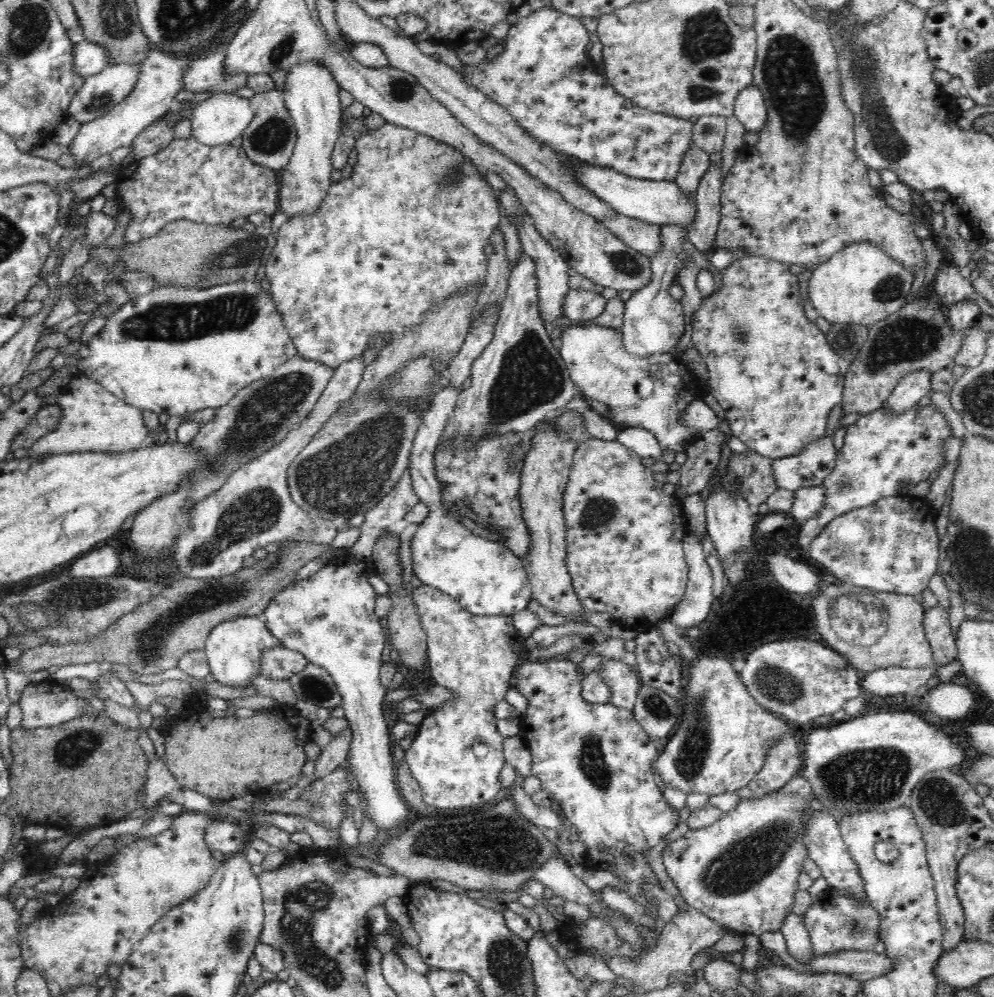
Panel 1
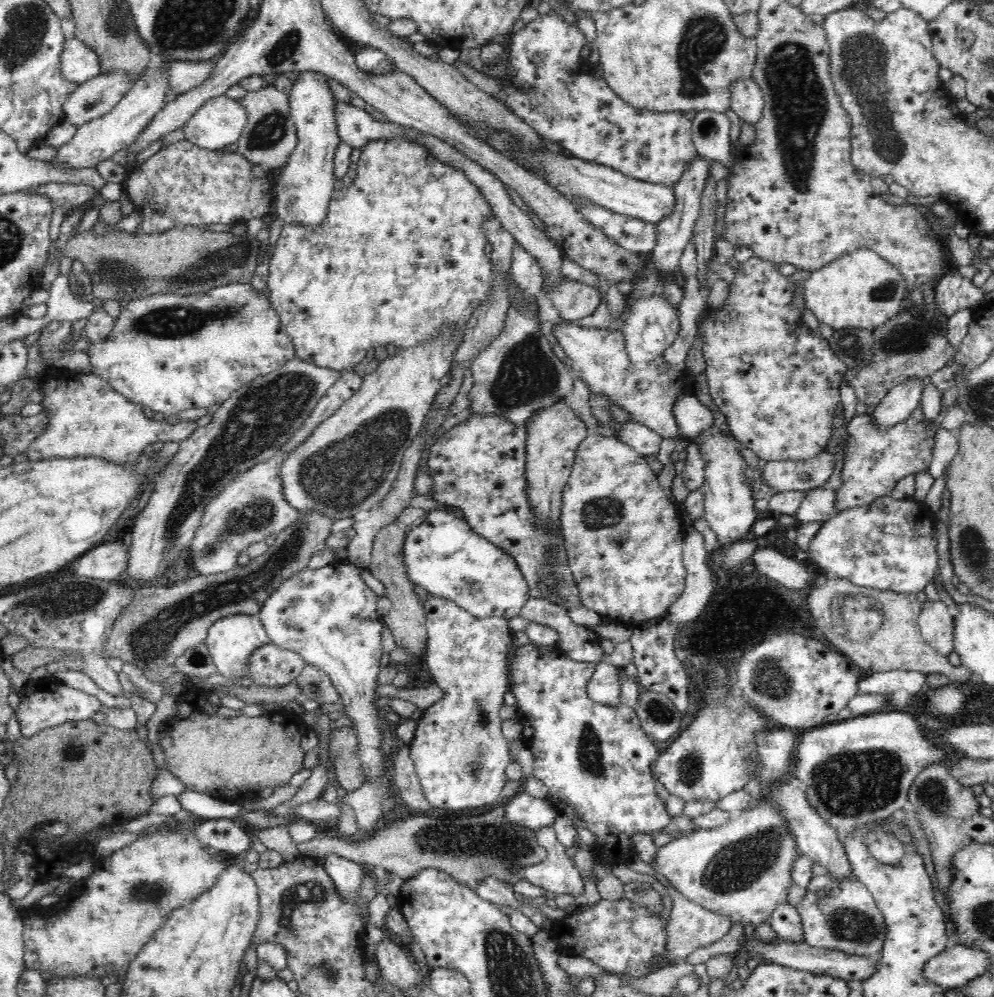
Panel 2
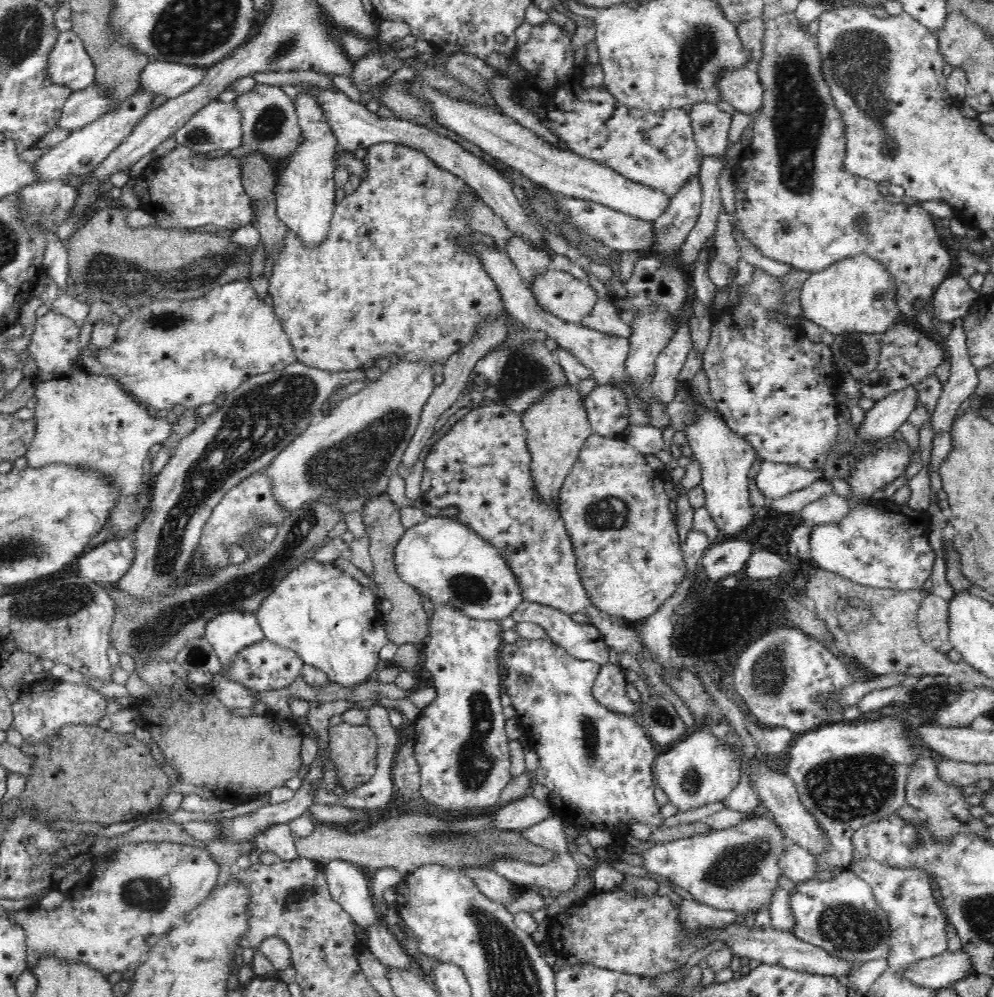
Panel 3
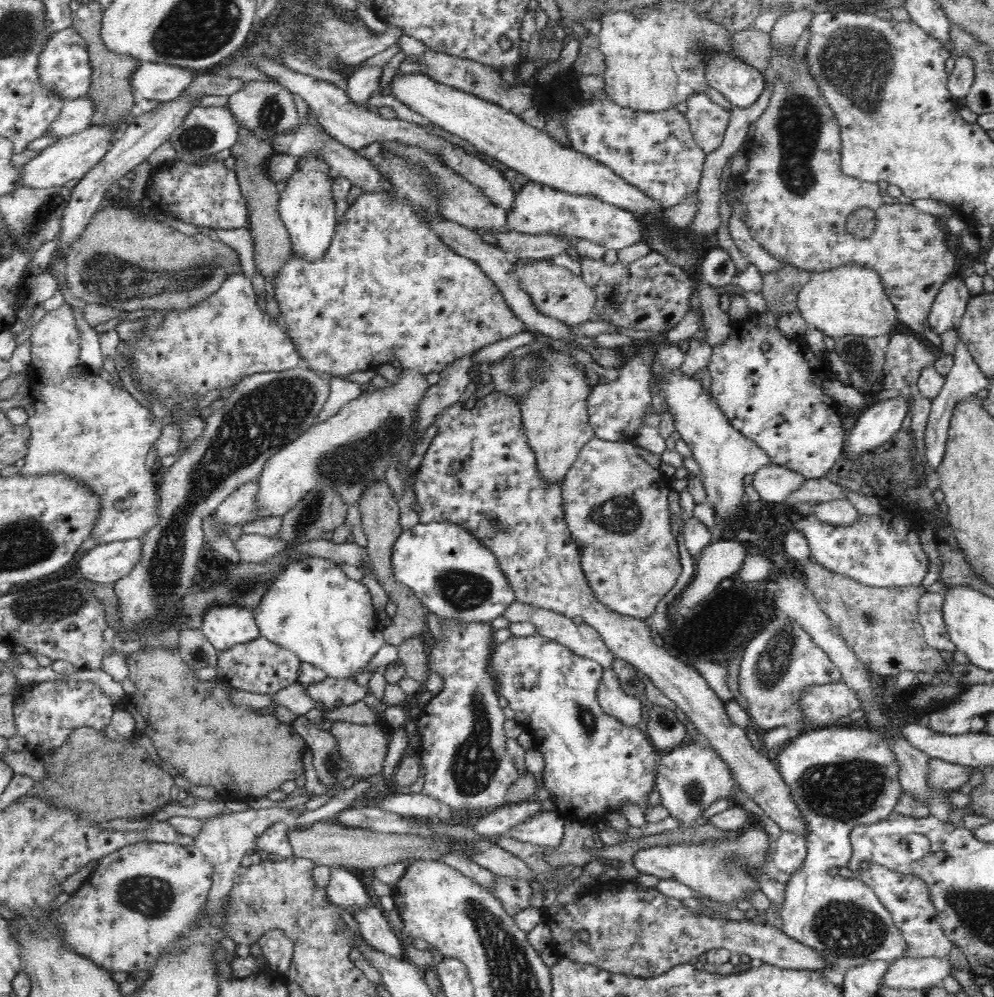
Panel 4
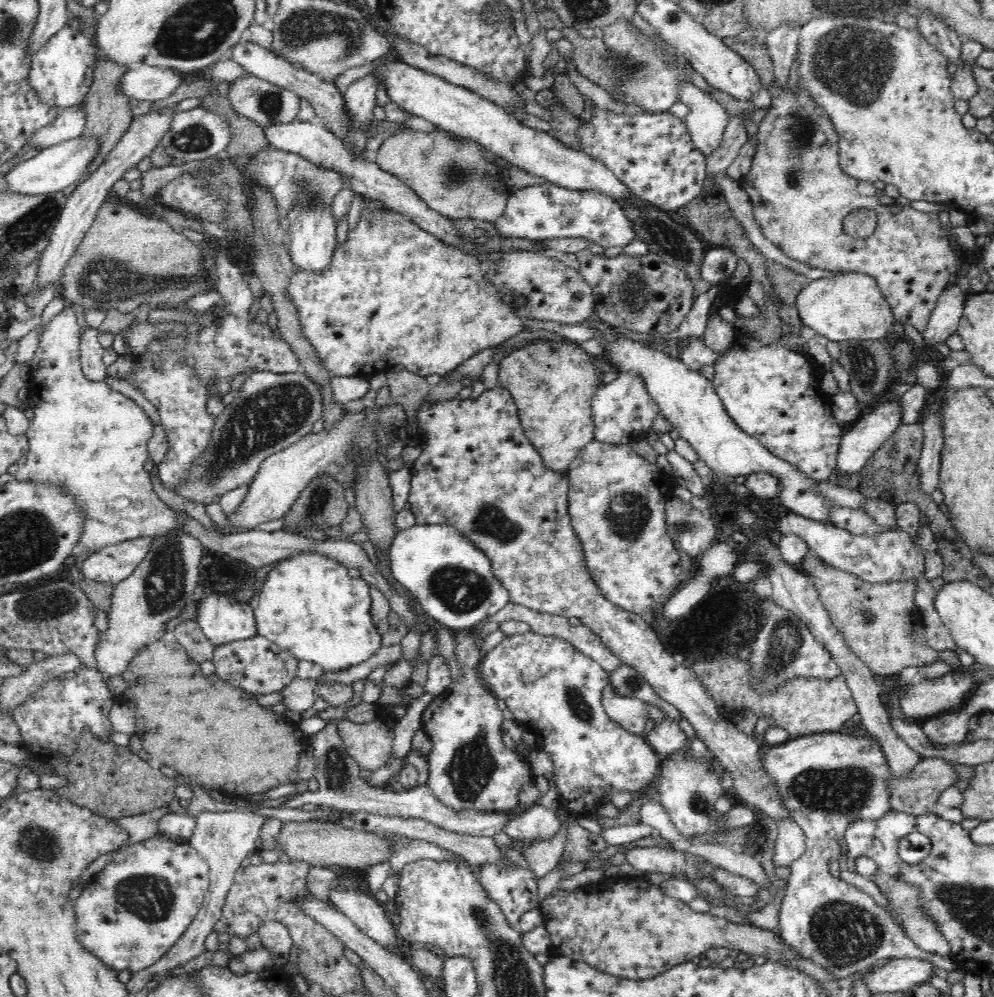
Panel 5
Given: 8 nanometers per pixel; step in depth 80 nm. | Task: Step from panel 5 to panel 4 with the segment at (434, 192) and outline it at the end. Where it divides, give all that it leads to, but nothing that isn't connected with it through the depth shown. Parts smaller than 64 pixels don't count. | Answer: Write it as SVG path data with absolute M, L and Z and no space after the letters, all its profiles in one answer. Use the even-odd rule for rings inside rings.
M386 142L382 143L382 147L391 147L392 150L398 154L404 155L404 157L410 157L416 159L416 161L422 161L424 167L435 175L435 182L432 182L432 186L444 191L445 200L440 202L440 211L444 214L445 219L449 221L461 224L466 228L472 228L476 232L480 230L492 230L492 232L512 232L512 227L508 225L508 216L501 208L494 206L482 191L478 190L475 186L469 184L467 180L454 174L443 162L431 154L428 154L425 150L418 148L417 146L405 146L399 142Z

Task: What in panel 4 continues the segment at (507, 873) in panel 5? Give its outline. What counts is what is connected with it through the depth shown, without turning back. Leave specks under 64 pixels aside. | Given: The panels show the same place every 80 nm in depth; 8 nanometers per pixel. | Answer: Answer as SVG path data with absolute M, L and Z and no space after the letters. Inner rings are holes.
M497 876L497 890L494 896L513 918L532 904L533 890L523 879Z

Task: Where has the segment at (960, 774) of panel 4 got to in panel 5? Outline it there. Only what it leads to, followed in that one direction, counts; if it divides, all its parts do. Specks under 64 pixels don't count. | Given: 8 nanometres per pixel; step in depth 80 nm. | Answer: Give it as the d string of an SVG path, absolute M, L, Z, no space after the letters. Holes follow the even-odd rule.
M923 758L914 772L902 780L890 776L892 810L920 817L932 812L932 806L950 786L956 786L958 771L952 763L941 758Z

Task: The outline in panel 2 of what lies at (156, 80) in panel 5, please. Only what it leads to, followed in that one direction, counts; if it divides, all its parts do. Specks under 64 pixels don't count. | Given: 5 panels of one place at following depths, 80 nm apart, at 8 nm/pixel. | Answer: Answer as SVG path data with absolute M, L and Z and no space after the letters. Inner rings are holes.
M216 59L210 61L170 61L168 75L172 83L172 92L182 94L204 84L217 64Z

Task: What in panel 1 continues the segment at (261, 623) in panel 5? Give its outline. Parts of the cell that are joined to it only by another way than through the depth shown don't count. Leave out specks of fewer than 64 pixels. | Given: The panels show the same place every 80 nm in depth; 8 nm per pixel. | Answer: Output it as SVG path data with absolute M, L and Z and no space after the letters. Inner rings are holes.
M348 554L344 565L323 566L306 580L286 586L285 590L272 598L272 602L268 604L262 617L272 634L280 639L282 646L304 654L308 662L324 668L336 683L342 695L345 717L352 727L353 734L346 764L349 764L349 772L356 781L356 791L363 798L365 818L369 818L369 821L380 832L390 832L394 828L402 828L402 826L411 824L412 809L402 798L397 786L395 772L397 761L393 756L388 726L384 719L384 708L382 708L388 690L381 682L382 650L384 650L386 640L379 623L381 618L374 613L374 602L378 594L368 580L375 573L376 567L371 558L362 561Z

